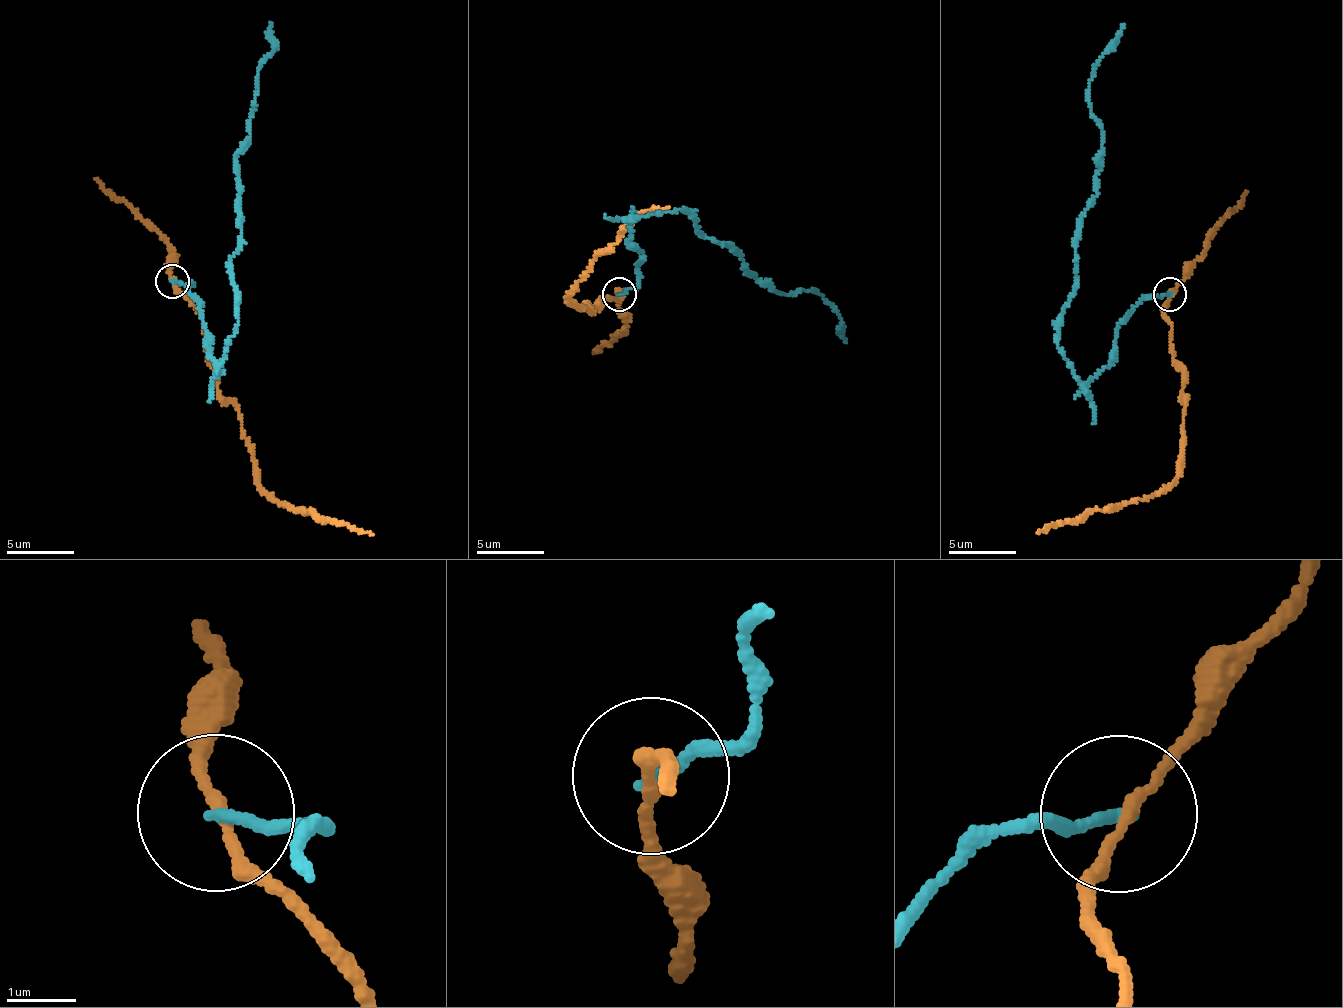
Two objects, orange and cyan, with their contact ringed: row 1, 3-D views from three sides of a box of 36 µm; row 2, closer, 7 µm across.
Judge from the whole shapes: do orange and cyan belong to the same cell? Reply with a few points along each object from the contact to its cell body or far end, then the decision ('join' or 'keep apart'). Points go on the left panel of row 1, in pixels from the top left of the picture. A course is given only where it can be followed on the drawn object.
course orange (173, 280), (200, 316), (217, 391), (238, 408), (254, 480), (290, 510), (304, 508), (373, 534); course cyan (173, 280), (191, 283), (220, 364), (238, 321), (229, 263), (241, 213), (236, 153), (250, 137), (272, 23); keep apart

